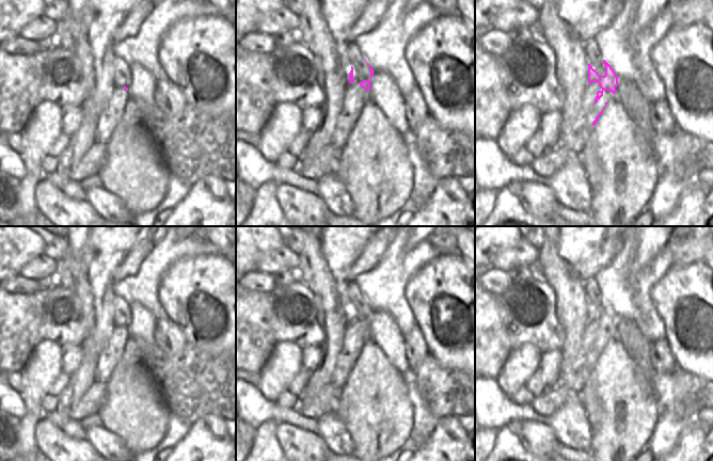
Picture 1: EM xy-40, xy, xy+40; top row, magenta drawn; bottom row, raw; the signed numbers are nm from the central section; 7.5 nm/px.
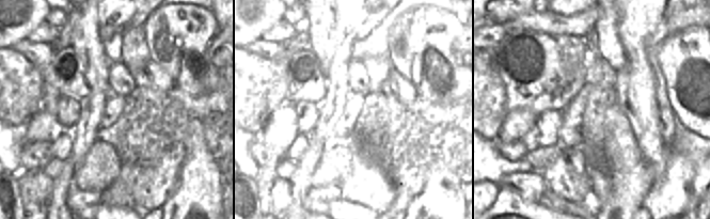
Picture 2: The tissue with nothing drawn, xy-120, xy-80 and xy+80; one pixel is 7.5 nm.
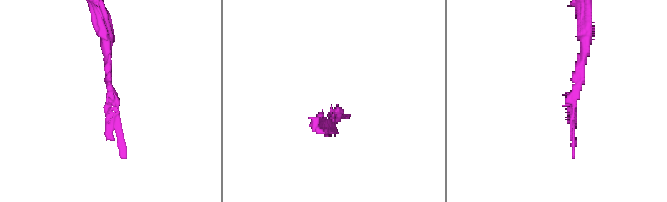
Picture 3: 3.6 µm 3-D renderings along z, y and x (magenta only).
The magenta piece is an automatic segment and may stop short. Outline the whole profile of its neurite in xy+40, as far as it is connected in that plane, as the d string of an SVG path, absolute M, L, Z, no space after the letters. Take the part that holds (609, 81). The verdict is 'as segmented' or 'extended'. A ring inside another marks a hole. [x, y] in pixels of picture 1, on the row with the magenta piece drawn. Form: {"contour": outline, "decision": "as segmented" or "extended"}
{"contour": "M603 60L603 64L605 66L604 76L600 76L599 73L593 69L590 64L588 64L588 83L598 82L602 89L601 91L597 92L595 105L603 96L604 91L611 91L613 94L615 94L618 85L618 77L612 66L605 60Z", "decision": "as segmented"}

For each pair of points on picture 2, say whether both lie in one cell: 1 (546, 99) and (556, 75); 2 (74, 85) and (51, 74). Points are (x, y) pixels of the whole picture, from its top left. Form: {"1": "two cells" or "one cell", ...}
{"1": "one cell", "2": "one cell"}

